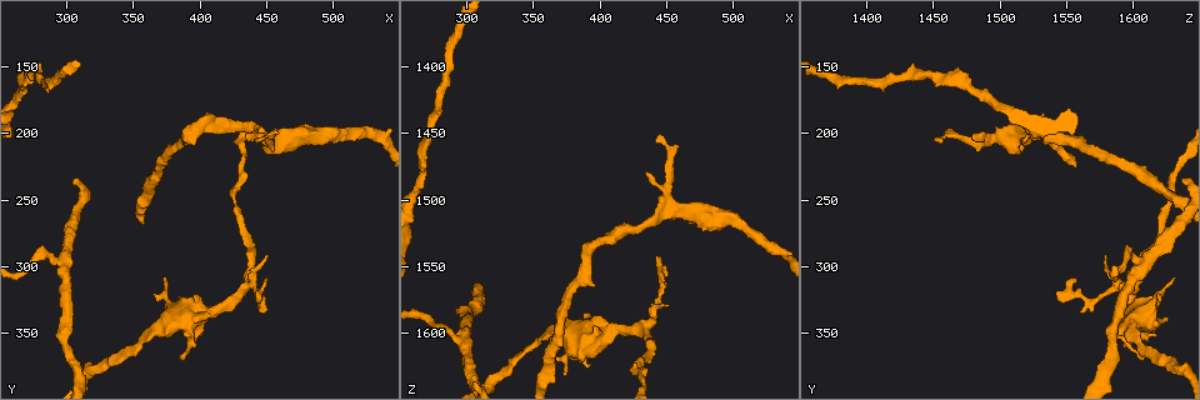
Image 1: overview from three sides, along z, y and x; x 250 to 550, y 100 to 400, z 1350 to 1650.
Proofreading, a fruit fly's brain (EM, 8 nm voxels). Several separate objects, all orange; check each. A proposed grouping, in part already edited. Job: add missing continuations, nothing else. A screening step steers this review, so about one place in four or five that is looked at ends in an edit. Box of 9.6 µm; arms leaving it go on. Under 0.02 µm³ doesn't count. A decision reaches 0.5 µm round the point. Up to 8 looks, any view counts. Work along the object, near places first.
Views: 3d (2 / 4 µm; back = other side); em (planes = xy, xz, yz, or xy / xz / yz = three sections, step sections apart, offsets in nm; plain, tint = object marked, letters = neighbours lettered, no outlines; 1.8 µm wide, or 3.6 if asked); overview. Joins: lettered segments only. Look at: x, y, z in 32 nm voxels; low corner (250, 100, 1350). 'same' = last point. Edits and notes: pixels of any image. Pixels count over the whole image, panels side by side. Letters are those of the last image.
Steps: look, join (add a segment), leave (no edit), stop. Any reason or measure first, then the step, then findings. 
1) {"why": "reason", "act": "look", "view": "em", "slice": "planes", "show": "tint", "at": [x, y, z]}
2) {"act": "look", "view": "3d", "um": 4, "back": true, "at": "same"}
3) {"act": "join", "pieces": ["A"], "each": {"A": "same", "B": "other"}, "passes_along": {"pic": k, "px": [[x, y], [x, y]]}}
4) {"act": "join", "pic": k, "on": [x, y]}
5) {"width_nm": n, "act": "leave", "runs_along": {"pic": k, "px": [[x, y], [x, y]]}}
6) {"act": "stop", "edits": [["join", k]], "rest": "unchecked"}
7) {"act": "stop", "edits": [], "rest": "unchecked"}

{"why": "three-way junction", "act": "look", "view": "em", "slice": "yz", "step": 4, "show": "letters", "at": [298, 302, 1606]}

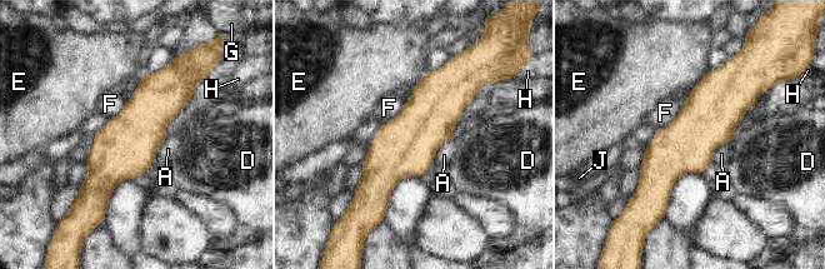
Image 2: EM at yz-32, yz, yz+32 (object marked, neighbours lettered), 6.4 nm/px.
{"width_nm": 360, "act": "leave", "each": {"A": "other", "D": "other", "E": "other", "F": "other", "G": "other", "H": "other", "J": "other"}, "border": {"pic": 2, "px": [[454, 134], [436, 150], [433, 165]]}, "found": "none of them fits"}

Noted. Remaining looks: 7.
{"why": "long arm stops here", "act": "look", "view": "3d", "um": 4, "at": [306, 238, 1634]}

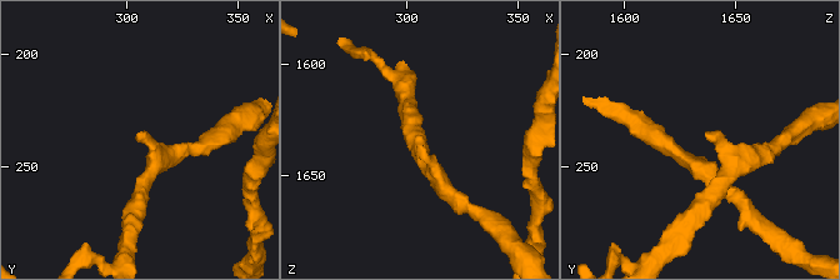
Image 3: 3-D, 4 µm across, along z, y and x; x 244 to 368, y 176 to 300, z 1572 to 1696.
{"why": "shape alone is not enough", "act": "look", "view": "em", "slice": "yz", "step": 4, "show": "letters", "at": [305, 237, 1636]}

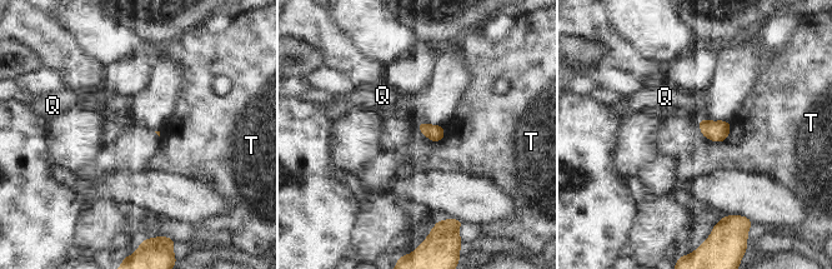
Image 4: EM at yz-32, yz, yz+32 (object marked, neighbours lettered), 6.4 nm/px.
{"act": "leave", "each": {"Q": "other", "T": "other"}, "border": {"pic": 4, "px": [[697, 121], [715, 142], [730, 135]]}, "found": "none of them fits"}

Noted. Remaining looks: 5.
{"why": "an open end", "act": "look", "view": "3d", "um": 4, "at": [442, 206, 1458]}

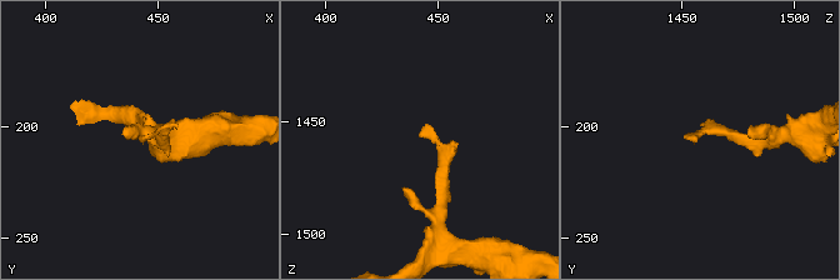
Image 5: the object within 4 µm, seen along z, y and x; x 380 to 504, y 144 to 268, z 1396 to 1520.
{"why": "now the EM", "act": "look", "view": "em", "um": 3.6, "slice": "yz", "step": 16, "show": "tint", "at": [442, 204, 1456]}

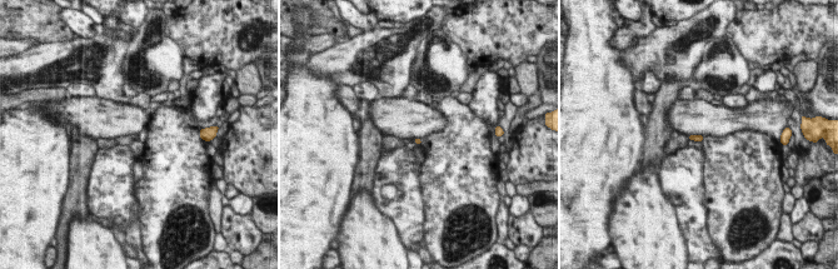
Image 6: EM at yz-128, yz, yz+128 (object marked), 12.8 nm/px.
{"act": "look", "view": "em", "um": 3.6, "slice": "planes", "show": "letters", "at": "same"}

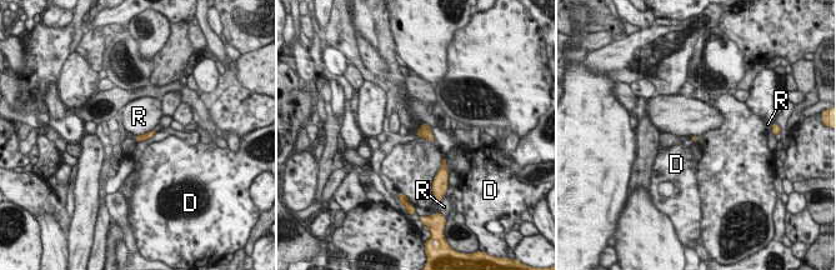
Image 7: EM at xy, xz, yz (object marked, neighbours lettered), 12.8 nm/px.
{"longest_contact_nm": ["R", 220], "act": "leave", "each": {"D": "other", "R": "other"}, "found": "no lettered segment goes on from it"}

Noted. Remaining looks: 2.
{"act": "stop", "edits": [], "rest": "unchecked"}

